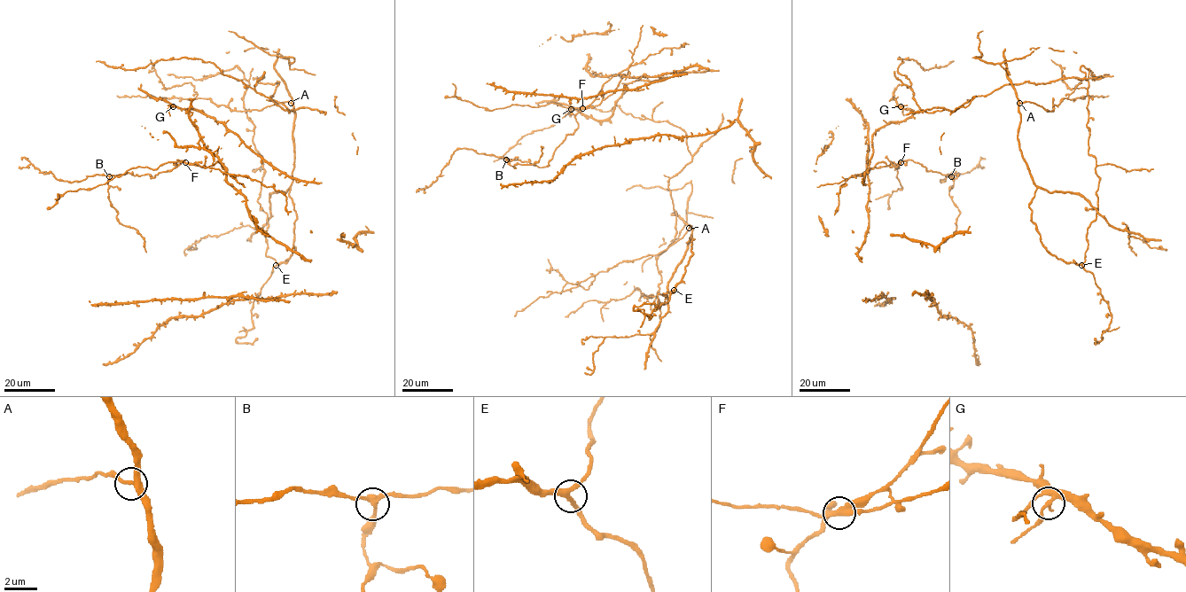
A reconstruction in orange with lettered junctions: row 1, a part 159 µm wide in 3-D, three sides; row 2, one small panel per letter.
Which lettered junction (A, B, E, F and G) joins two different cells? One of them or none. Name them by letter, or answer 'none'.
F

